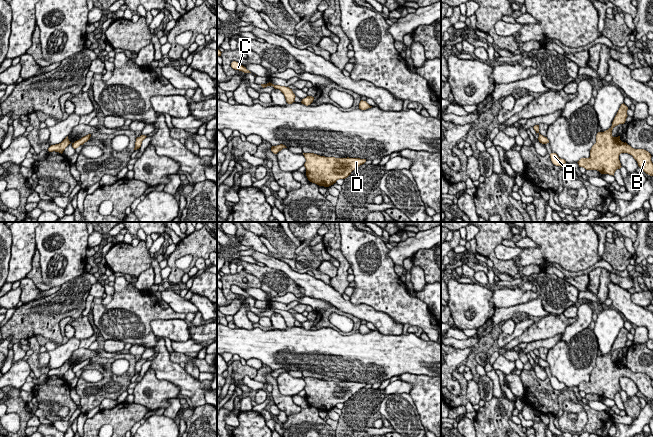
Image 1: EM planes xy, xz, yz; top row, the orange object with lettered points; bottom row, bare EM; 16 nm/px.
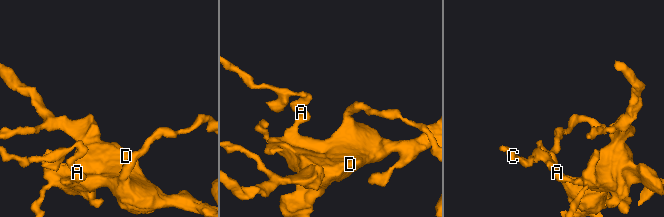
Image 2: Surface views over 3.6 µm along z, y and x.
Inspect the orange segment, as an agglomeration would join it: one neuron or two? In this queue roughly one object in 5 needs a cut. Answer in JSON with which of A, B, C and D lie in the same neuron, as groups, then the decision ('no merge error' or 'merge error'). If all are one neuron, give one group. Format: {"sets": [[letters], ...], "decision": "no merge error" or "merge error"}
{"sets": [["A", "B", "C", "D"]], "decision": "no merge error"}

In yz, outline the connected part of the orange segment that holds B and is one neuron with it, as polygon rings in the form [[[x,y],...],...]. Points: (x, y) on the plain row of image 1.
[[[621,328],[612,350],[596,359],[596,367],[590,374],[589,382],[581,382],[577,387],[579,391],[586,394],[597,394],[601,398],[613,399],[617,393],[620,393],[621,387],[619,379],[628,377],[637,385],[638,390],[648,399],[653,400],[653,387],[651,378],[644,373],[634,373],[626,366],[620,364],[620,360],[613,361],[612,354],[619,348],[624,348],[627,342],[628,331]]]

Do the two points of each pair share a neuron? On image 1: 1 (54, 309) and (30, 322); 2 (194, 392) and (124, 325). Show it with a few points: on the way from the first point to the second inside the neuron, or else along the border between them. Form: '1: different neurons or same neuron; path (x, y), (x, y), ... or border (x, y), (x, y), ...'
1: same neuron; path (48, 312), (41, 317), (36, 317)
2: same neuron; path (175, 373), (163, 361), (162, 352), (143, 333)

